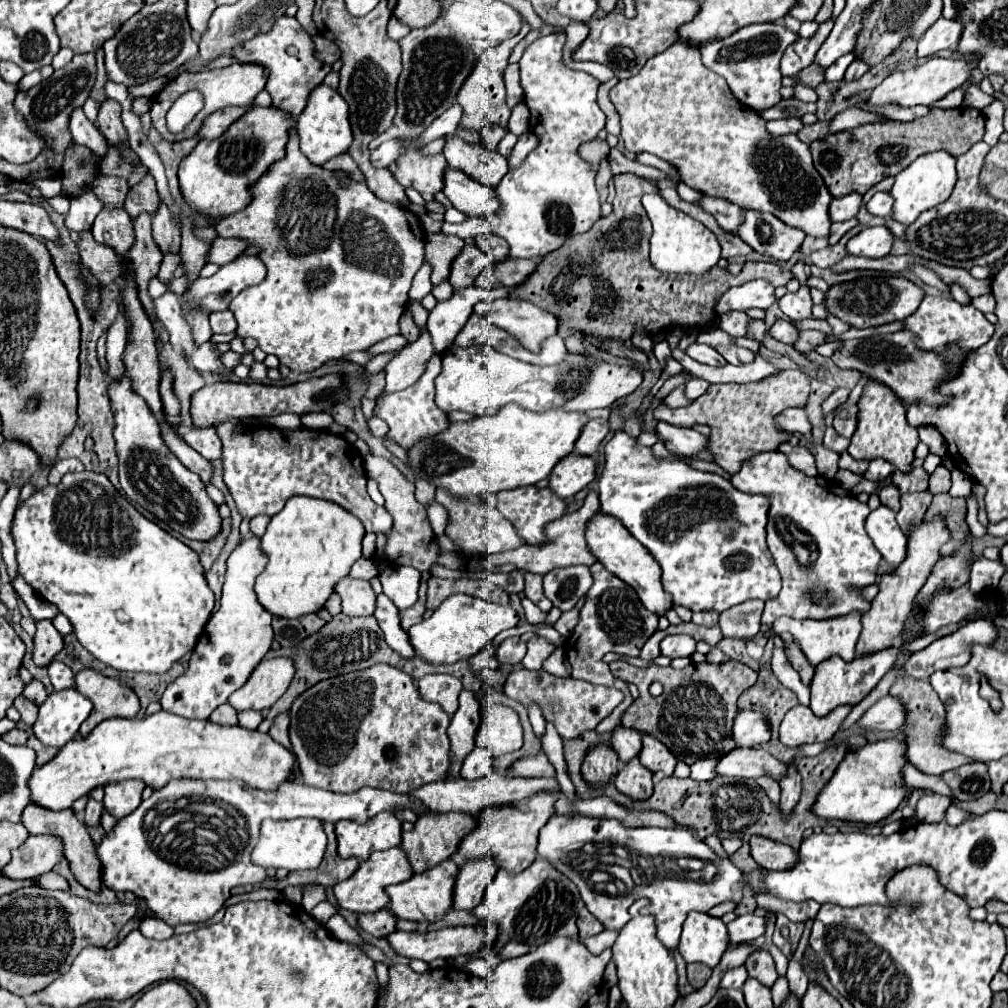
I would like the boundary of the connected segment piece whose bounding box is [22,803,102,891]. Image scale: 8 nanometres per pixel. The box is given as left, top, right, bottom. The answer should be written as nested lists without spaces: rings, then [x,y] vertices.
[[[28,803],[26,809],[24,809],[24,813],[22,813],[22,823],[24,823],[26,829],[30,831],[30,835],[50,833],[50,835],[62,837],[64,843],[66,843],[64,855],[66,855],[66,859],[70,861],[70,869],[72,869],[74,877],[76,877],[84,887],[88,887],[88,889],[92,889],[92,891],[98,891],[98,889],[100,889],[102,873],[100,873],[98,855],[94,853],[96,843],[92,841],[86,825],[76,817],[74,809],[66,809],[66,811],[46,811],[44,807],[34,807],[34,803]]]

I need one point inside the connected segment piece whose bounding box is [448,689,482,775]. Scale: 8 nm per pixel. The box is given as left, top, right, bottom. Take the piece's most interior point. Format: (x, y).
(465, 723)

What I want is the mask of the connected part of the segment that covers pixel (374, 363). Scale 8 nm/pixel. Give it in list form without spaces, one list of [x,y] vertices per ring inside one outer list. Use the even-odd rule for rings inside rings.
[[[388,351],[388,353],[376,355],[370,363],[366,363],[366,371],[368,371],[368,373],[378,373],[378,371],[382,371],[382,369],[388,365],[388,361],[390,361],[396,353],[398,353],[398,351]]]

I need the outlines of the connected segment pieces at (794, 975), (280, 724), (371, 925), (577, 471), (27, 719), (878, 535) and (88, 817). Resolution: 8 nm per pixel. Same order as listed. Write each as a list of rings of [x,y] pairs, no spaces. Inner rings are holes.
[[[814,919],[806,921],[806,929],[804,929],[804,935],[802,935],[802,941],[798,944],[793,958],[789,961],[786,977],[789,983],[789,990],[792,993],[796,993],[796,996],[801,999],[808,988],[807,975],[803,971],[801,966],[801,960],[803,959],[804,951],[808,945],[810,929],[812,928]]]
[[[282,713],[282,715],[278,715],[276,719],[274,719],[274,723],[272,723],[272,727],[270,727],[270,735],[272,735],[272,739],[274,741],[278,741],[278,743],[282,743],[284,747],[288,747],[290,749],[290,739],[288,739],[288,725],[290,725],[290,717],[288,717],[288,713]]]
[[[380,909],[376,913],[358,915],[358,925],[374,937],[386,937],[396,931],[396,917],[388,909]]]
[[[570,453],[556,463],[548,477],[548,489],[552,489],[560,499],[570,499],[586,485],[596,479],[596,461],[594,457],[584,457]]]
[[[20,695],[20,697],[14,701],[14,707],[20,711],[20,715],[22,715],[22,721],[24,721],[26,725],[32,725],[32,723],[36,721],[38,707],[36,707],[32,701],[28,701],[24,695]]]
[[[880,505],[866,519],[866,531],[870,539],[892,567],[902,563],[906,557],[906,535],[902,533],[894,517],[896,513],[890,507]]]
[[[90,799],[88,805],[86,805],[86,813],[84,813],[84,821],[86,825],[90,827],[100,827],[100,819],[102,819],[102,811],[104,811],[104,805]]]

